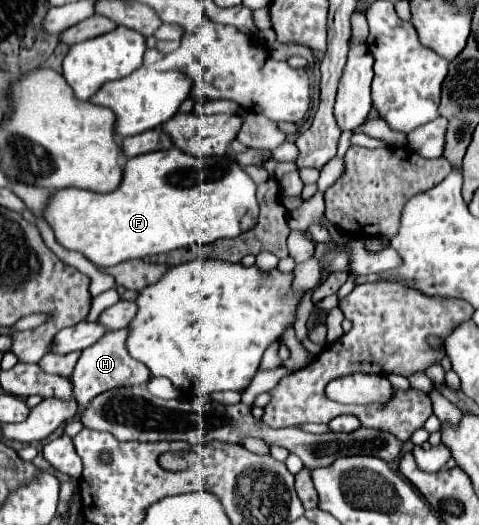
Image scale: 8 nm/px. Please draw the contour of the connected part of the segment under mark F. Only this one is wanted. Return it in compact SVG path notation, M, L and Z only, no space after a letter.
M177 147L129 159L123 167L121 185L113 193L93 193L69 187L53 191L45 203L45 221L55 231L57 243L69 251L85 255L99 267L113 267L127 259L143 259L147 255L159 255L195 243L213 243L217 239L237 237L257 223L257 215L259 205L255 199L255 183L249 175L245 175L241 165L227 155L195 159Z

